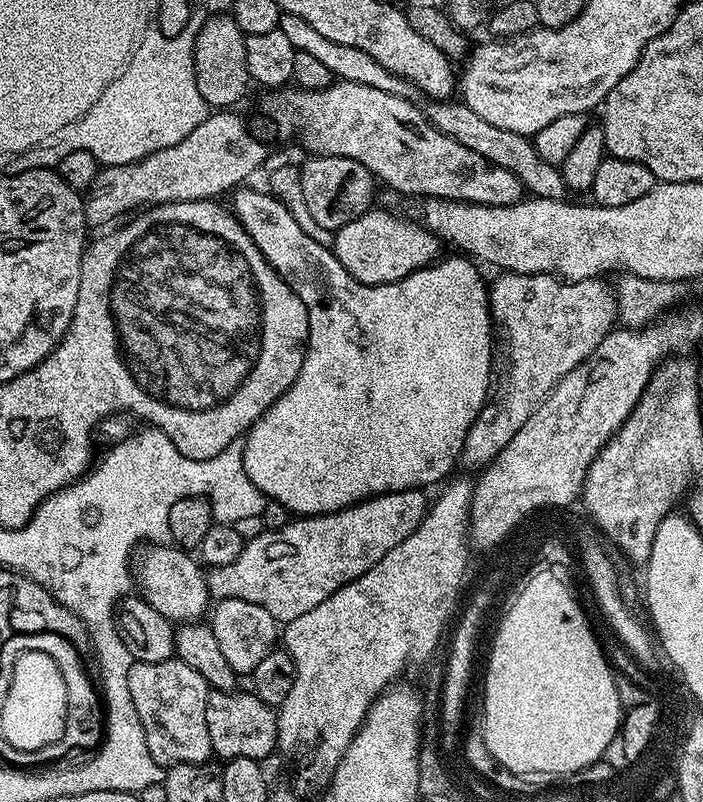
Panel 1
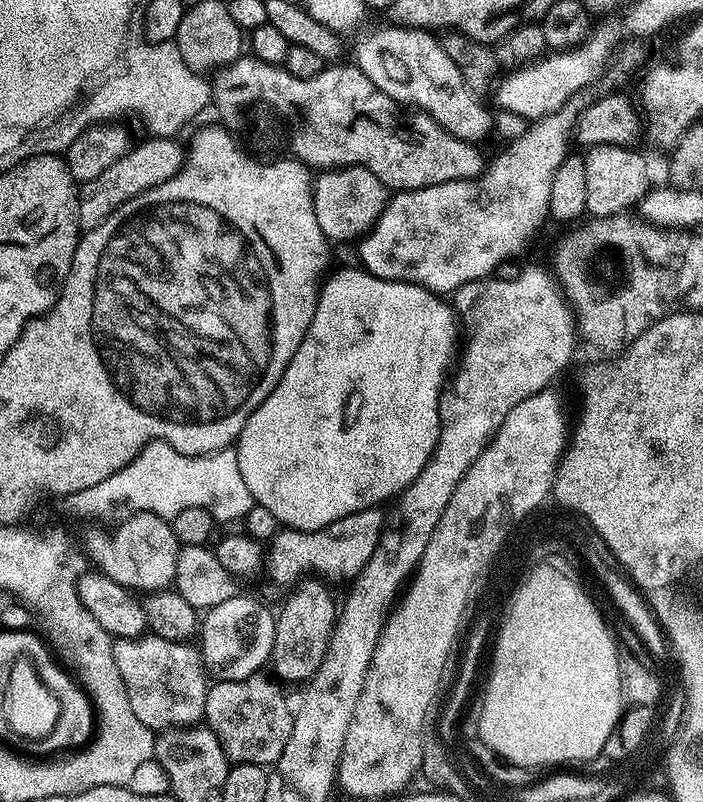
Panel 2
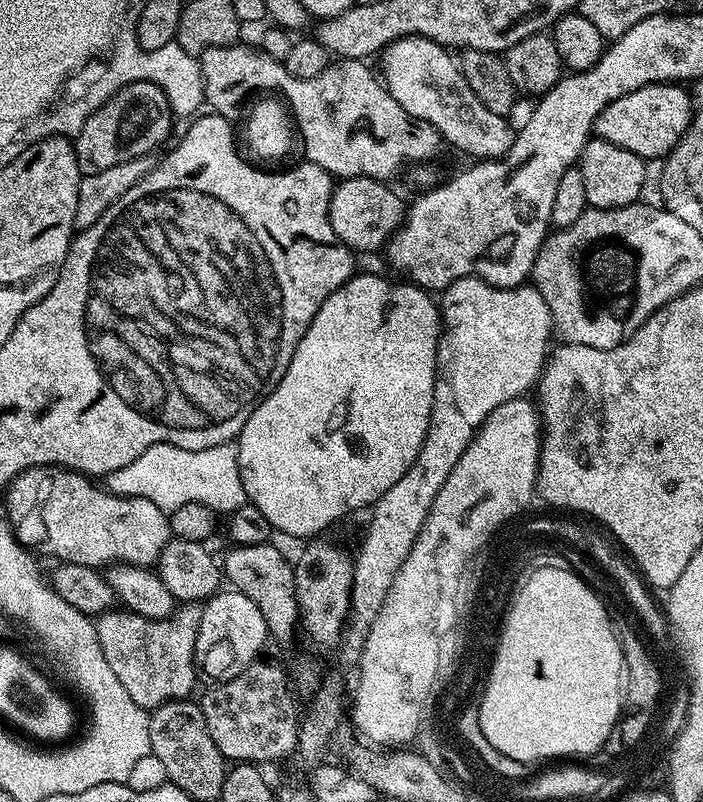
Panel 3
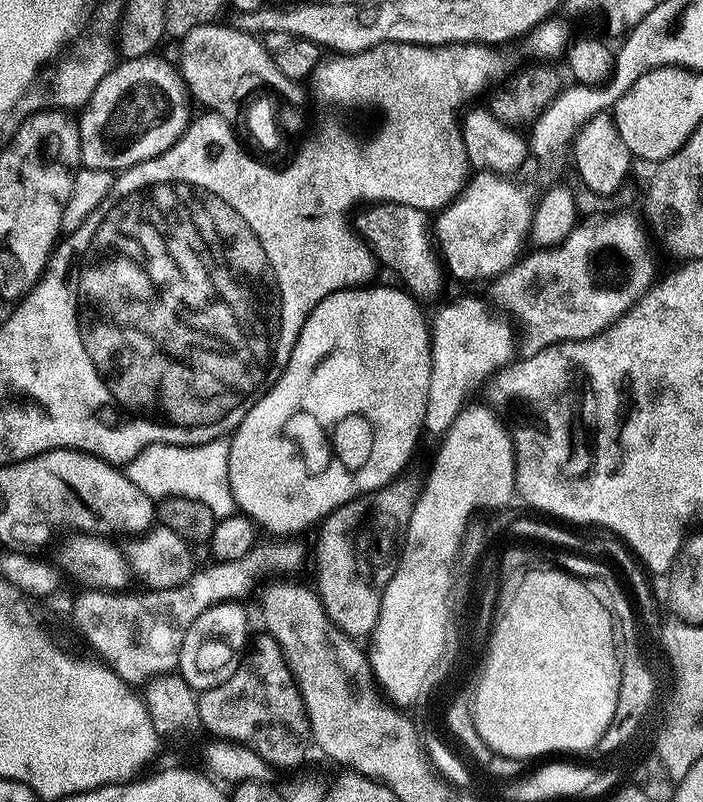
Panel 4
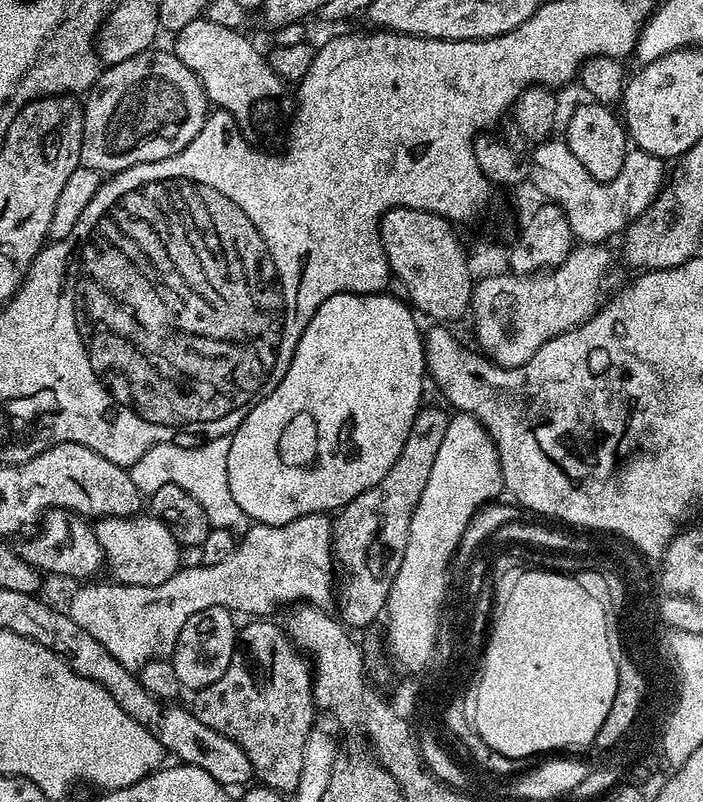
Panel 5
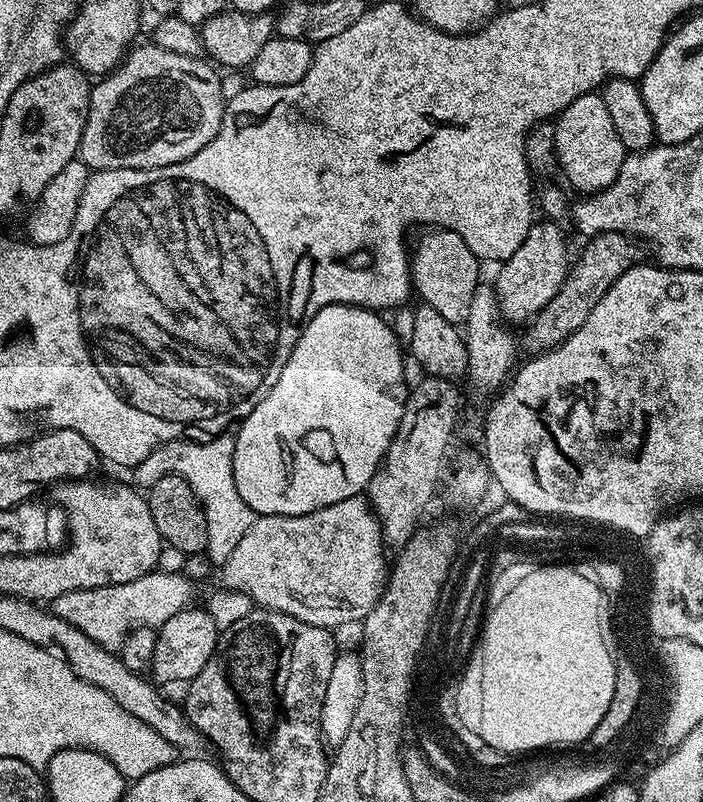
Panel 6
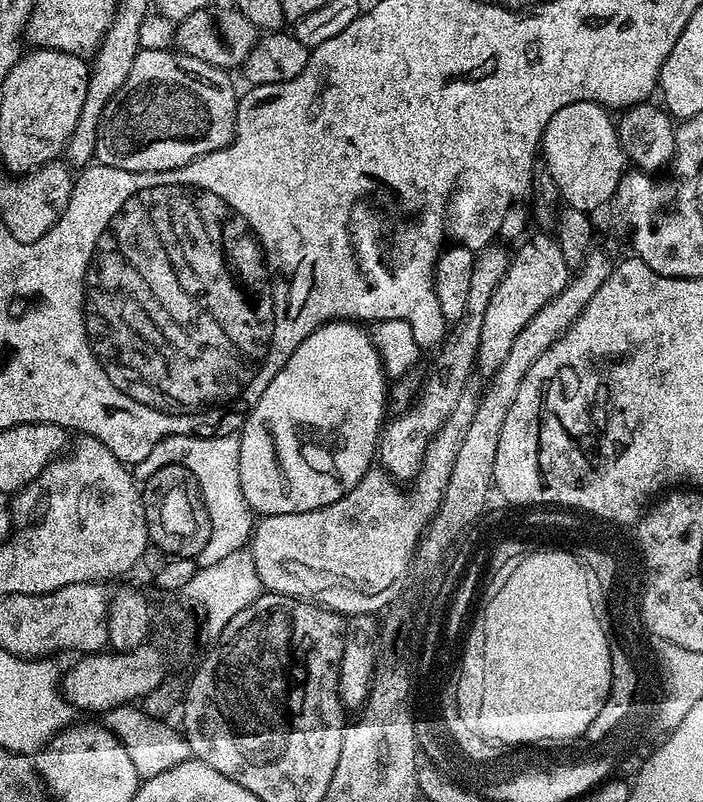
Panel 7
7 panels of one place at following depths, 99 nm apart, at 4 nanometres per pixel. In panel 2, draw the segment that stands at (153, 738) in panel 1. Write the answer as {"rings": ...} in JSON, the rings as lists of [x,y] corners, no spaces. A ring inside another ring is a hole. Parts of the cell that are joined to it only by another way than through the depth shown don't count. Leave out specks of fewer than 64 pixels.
{"rings":[[[151,634],[138,640],[117,639],[112,645],[118,674],[122,674],[126,694],[130,694],[130,707],[138,722],[151,728],[153,733],[196,726],[204,720],[210,680],[199,651],[190,647],[189,643],[178,644]]]}

